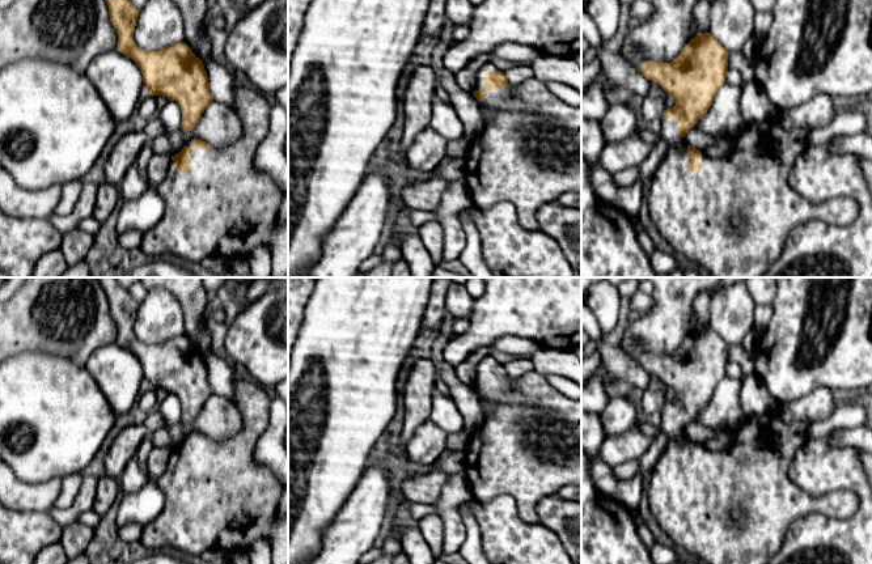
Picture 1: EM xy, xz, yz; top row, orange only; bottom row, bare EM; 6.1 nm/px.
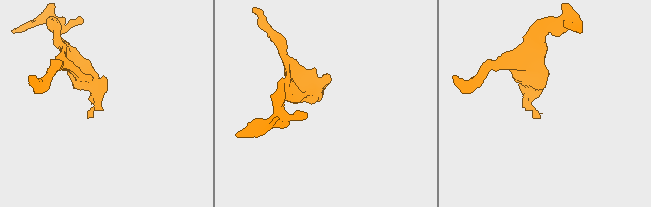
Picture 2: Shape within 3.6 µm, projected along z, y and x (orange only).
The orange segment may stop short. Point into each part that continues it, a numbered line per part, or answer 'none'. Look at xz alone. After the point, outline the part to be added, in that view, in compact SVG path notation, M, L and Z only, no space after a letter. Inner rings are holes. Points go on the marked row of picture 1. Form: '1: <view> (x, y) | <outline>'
1: xz (489, 67) | M486 63L477 73L475 90L484 92L484 73L486 72L498 72L499 68L492 63Z

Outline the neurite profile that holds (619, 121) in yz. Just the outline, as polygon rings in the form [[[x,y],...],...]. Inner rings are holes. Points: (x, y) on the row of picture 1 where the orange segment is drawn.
[[[618,101],[609,106],[602,119],[602,131],[605,144],[618,143],[636,131],[636,116],[630,102]]]

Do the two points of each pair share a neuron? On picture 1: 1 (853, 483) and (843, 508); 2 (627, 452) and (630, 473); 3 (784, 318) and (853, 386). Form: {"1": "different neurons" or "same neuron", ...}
{"1": "different neurons", "2": "different neurons", "3": "same neuron"}

